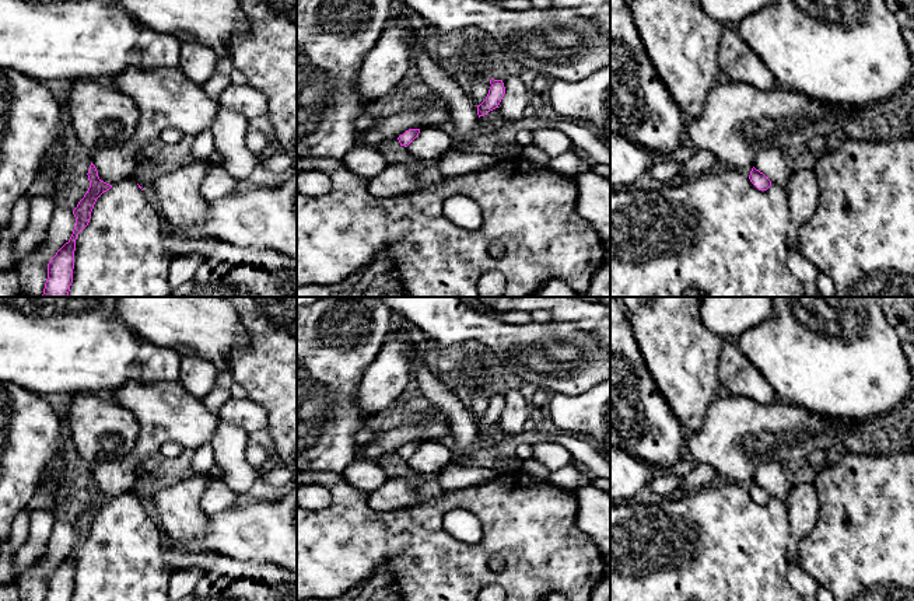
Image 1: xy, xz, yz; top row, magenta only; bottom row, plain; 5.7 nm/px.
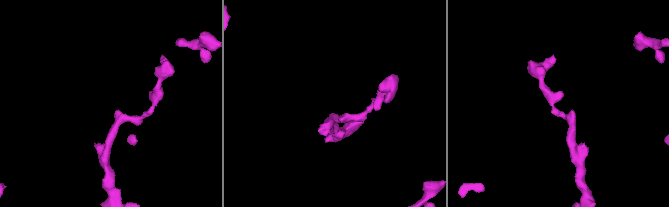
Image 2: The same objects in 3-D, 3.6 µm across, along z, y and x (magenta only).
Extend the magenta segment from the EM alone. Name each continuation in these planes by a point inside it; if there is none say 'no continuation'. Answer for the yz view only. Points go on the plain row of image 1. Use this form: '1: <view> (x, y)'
no continuation

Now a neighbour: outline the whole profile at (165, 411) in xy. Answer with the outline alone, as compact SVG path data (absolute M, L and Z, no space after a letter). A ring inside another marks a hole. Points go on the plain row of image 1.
M179 381L127 382L108 394L136 416L140 431L133 451L120 461L97 464L92 478L101 495L115 499L132 492L141 461L174 441L197 450L210 444L218 426L217 416Z

